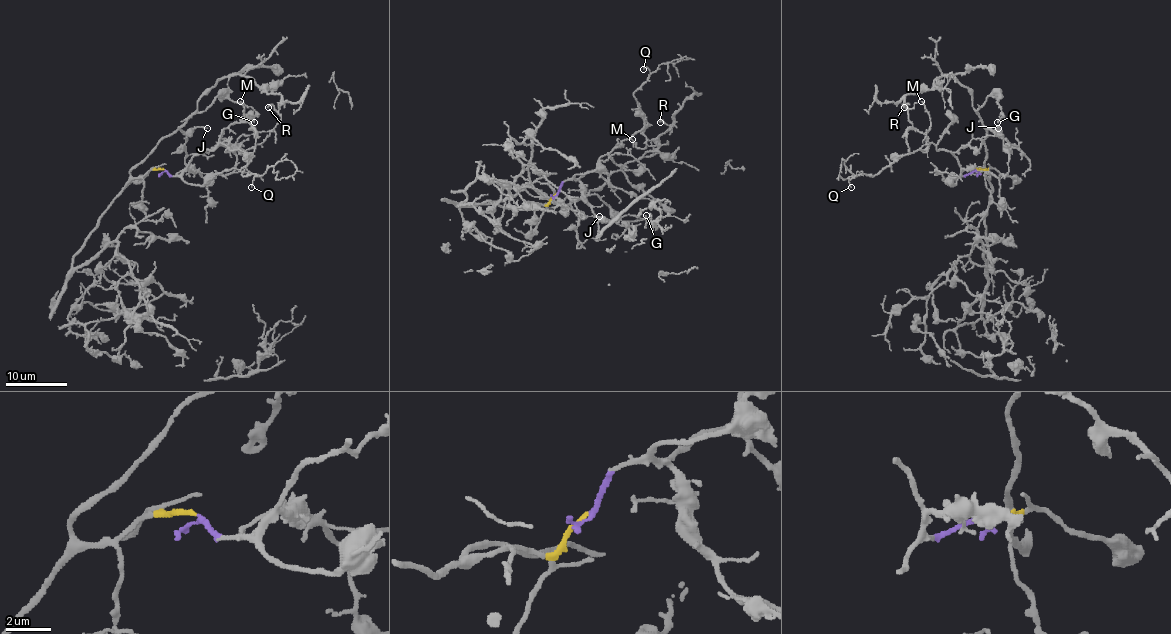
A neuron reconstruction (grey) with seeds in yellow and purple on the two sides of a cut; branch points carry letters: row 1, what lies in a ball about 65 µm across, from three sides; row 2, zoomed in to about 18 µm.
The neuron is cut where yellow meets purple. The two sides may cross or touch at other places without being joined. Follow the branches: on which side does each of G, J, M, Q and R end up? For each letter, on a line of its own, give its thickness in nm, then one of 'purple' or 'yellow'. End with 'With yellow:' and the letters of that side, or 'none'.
G: 140 nm | yellow
J: 130 nm | yellow
M: 140 nm | purple
Q: 110 nm | purple
R: 160 nm | yellow
With yellow: G, J, R

